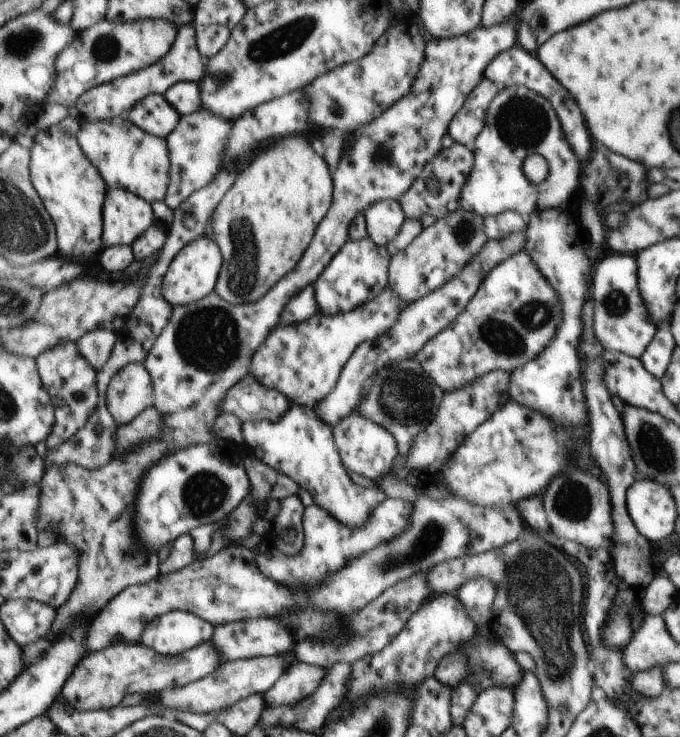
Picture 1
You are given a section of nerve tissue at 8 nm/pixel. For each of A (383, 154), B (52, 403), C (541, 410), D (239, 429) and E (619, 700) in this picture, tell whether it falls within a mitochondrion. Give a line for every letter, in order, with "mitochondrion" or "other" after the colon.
A: mitochondrion
B: other
C: other
D: other
E: other

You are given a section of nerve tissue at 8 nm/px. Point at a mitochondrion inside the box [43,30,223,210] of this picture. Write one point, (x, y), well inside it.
(105, 49)

